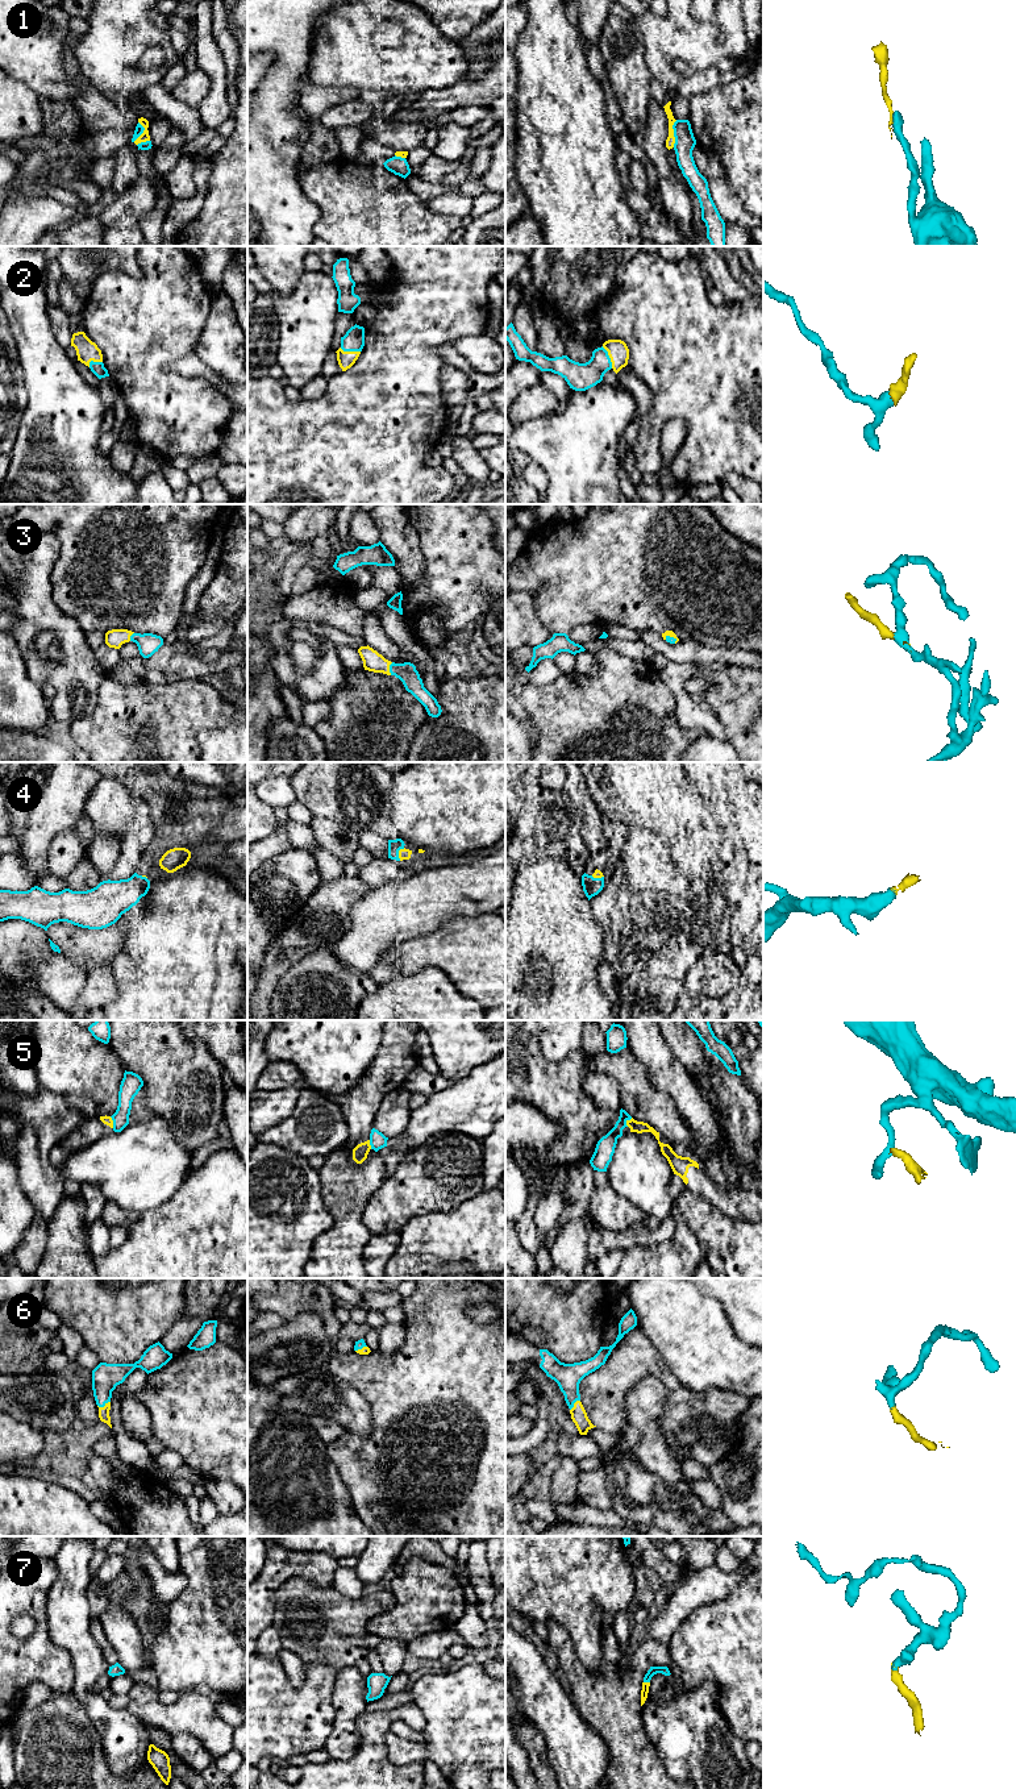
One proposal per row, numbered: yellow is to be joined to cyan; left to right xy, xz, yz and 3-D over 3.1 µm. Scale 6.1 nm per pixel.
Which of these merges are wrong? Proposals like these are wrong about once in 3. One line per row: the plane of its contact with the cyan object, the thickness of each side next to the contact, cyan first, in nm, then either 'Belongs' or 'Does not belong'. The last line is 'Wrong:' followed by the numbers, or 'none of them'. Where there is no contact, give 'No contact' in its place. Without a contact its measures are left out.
1: Touches cyan in yz. Thickness 130 nm (cyan) against 60 nm. Does not belong
2: Touches cyan in yz. Thickness 170 nm (cyan) against 130 nm. Belongs
3: Touches cyan in xz. Thickness 120 nm (cyan) against 120 nm. Belongs
4: Touches cyan in xz. Thickness 80 nm (cyan) against 70 nm. Belongs
5: Touches cyan in xy. Thickness 120 nm (cyan) against 50 nm. Does not belong
6: Touches cyan in xy. Thickness 170 nm (cyan) against 70 nm. Belongs
7: Touches cyan in yz. Thickness 50 nm (cyan) against 50 nm. Belongs
Wrong: 1, 5

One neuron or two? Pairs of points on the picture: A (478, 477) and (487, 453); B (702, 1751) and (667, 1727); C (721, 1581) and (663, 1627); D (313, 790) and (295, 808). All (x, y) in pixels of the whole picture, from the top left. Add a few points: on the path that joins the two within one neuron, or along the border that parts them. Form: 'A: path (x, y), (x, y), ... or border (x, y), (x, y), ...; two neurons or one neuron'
A: border (478, 450), (491, 470); two neurons
B: path (694, 1743), (681, 1730), (675, 1729); one neuron
C: path (707, 1586), (702, 1588), (677, 1613); one neuron
D: border (296, 799), (313, 815); two neurons

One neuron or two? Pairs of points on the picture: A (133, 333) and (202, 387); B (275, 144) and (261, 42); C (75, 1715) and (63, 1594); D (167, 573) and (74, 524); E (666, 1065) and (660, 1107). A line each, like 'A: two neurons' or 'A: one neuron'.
A: one neuron
B: one neuron
C: two neurons
D: one neuron
E: two neurons

